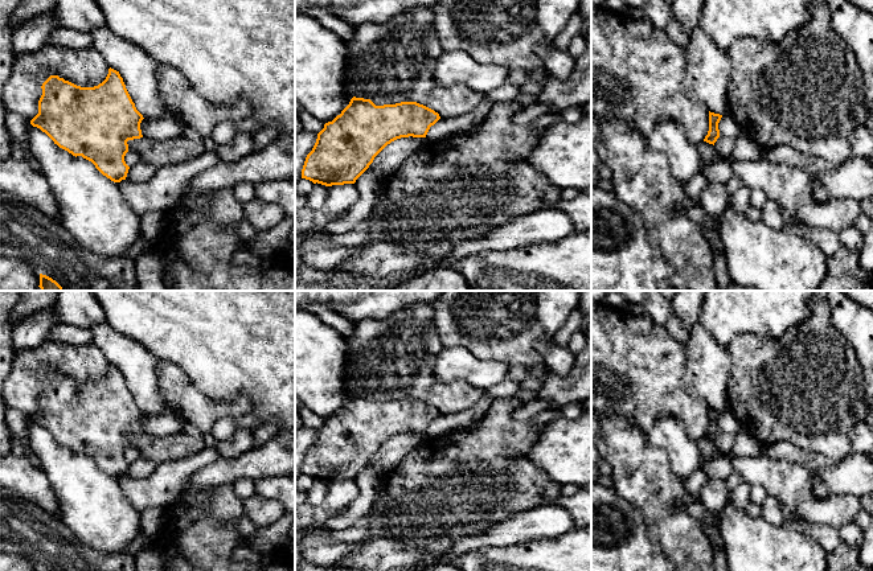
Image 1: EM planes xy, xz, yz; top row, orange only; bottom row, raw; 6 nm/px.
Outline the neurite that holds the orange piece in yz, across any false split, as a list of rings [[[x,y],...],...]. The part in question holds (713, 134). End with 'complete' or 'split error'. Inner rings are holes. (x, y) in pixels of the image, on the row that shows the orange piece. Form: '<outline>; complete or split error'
[[[709,111],[709,131],[708,131],[708,135],[705,136],[704,141],[714,145],[714,143],[720,137],[718,123],[720,123],[721,118],[722,118],[722,115]]]; complete

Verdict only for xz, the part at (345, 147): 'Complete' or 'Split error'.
Complete

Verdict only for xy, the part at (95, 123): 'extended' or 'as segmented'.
as segmented

